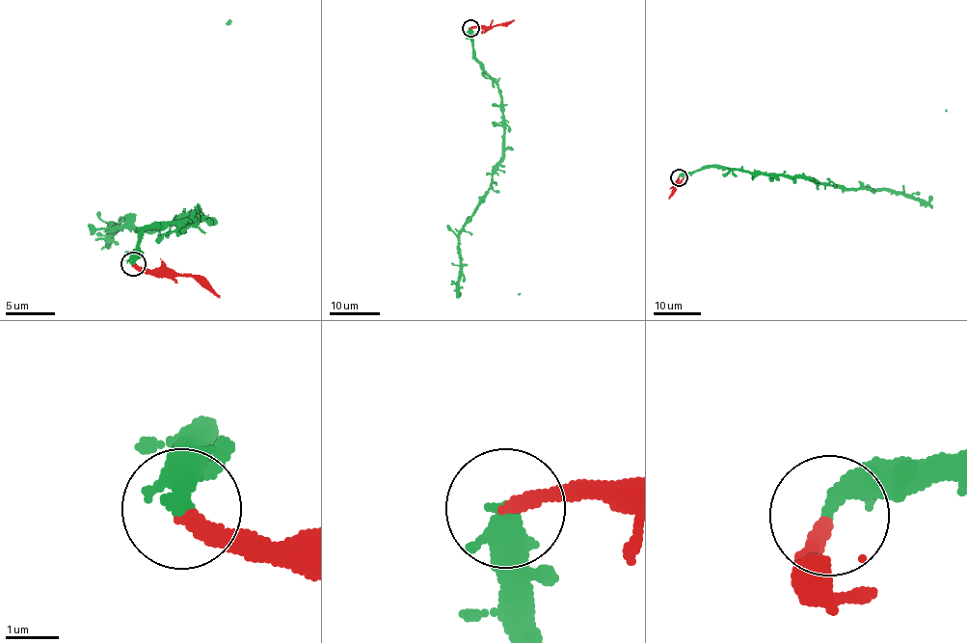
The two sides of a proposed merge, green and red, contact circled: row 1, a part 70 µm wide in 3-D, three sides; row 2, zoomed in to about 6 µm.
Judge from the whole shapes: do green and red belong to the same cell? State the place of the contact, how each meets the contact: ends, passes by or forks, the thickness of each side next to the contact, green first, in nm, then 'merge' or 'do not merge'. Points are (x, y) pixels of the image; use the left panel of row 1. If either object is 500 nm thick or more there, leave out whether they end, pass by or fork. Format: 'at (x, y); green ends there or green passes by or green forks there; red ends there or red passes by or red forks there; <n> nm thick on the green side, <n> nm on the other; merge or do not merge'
at (133, 264); green ends there; red ends there; 440 nm thick on the green side, 300 nm on the other; do not merge

